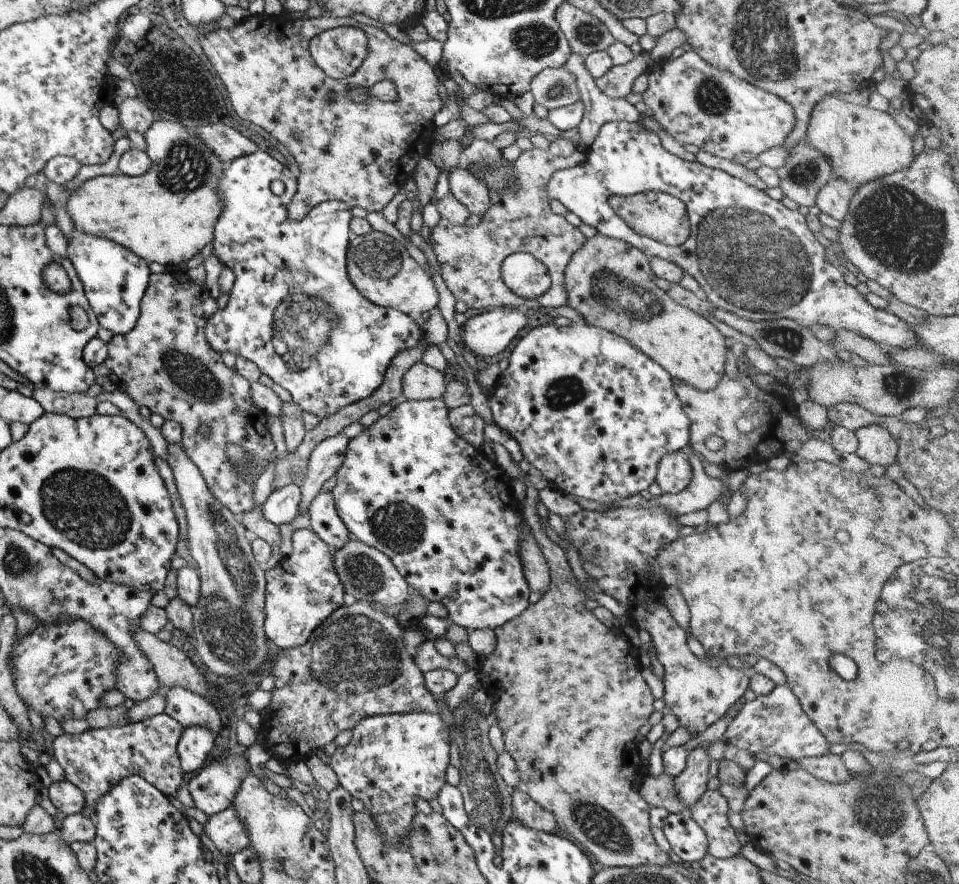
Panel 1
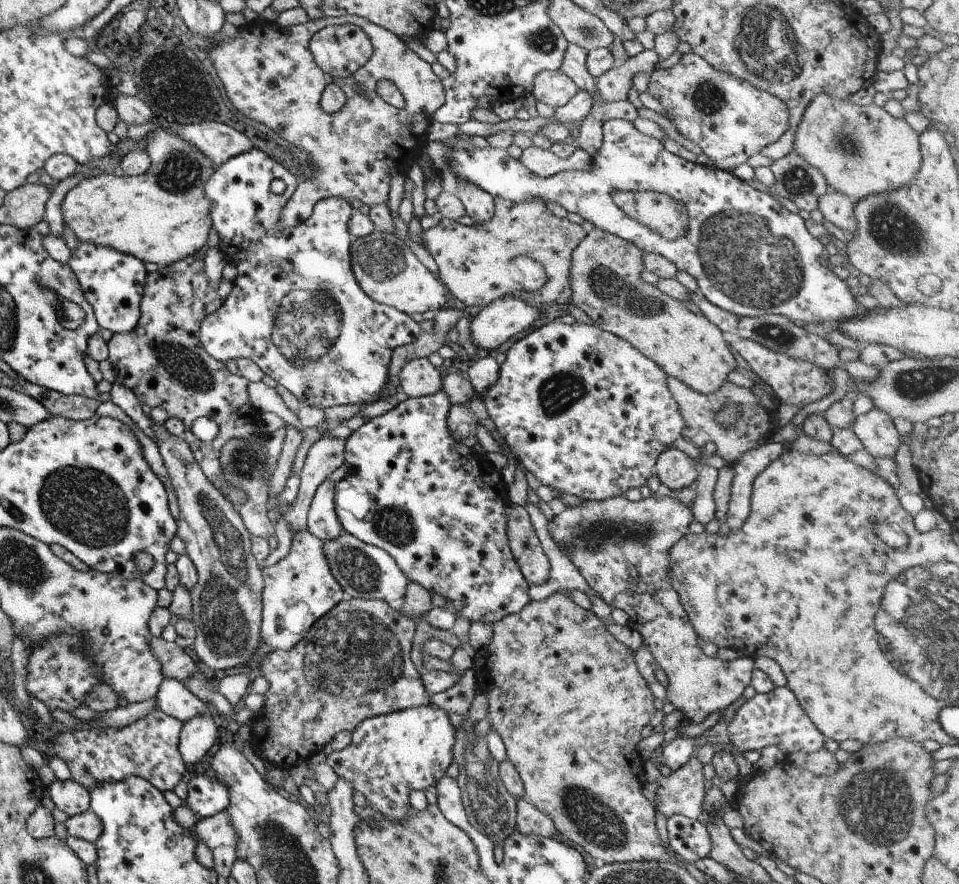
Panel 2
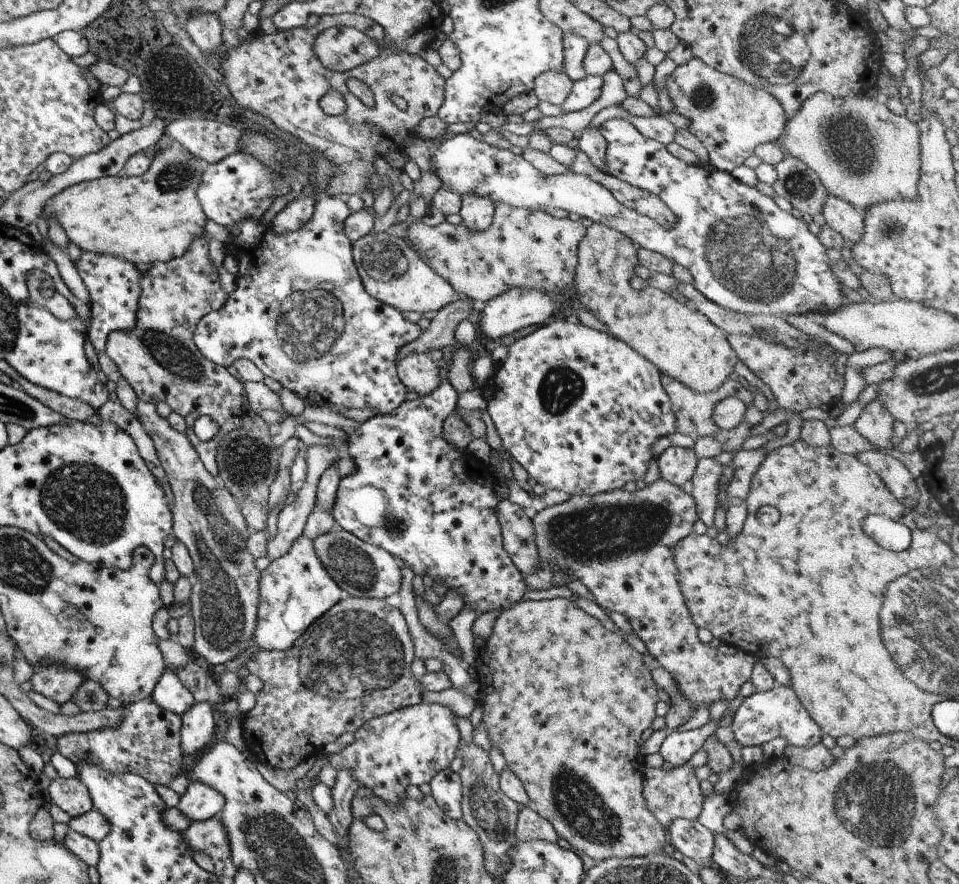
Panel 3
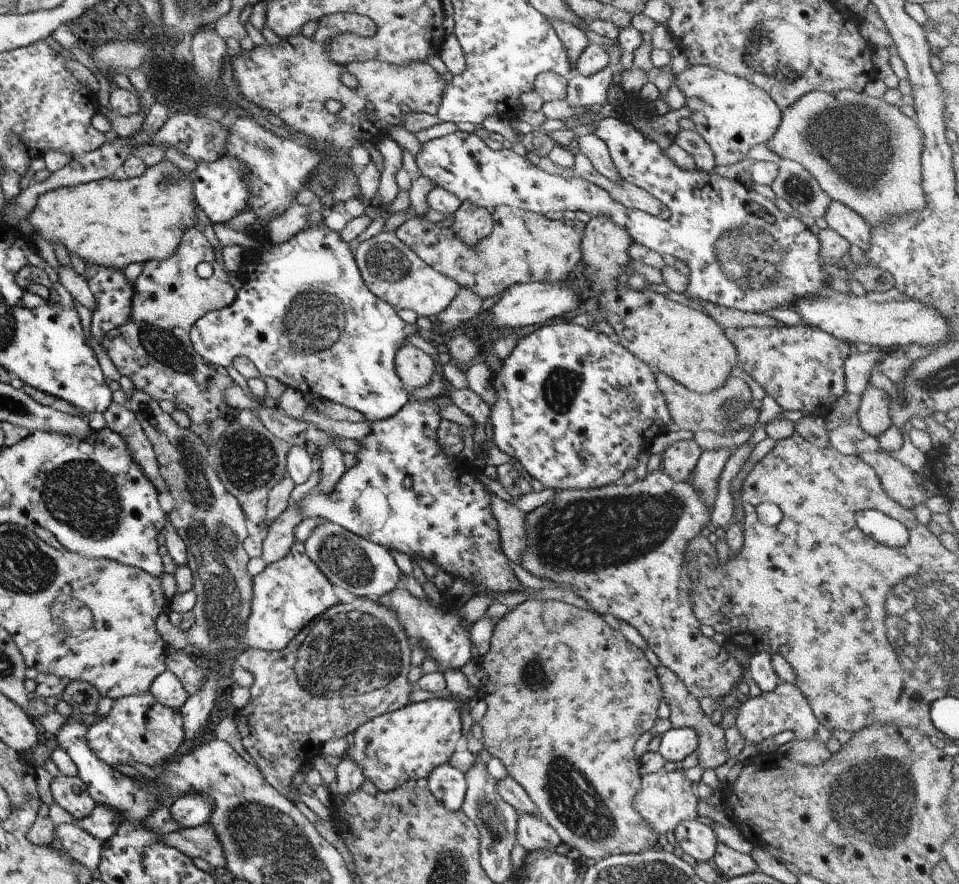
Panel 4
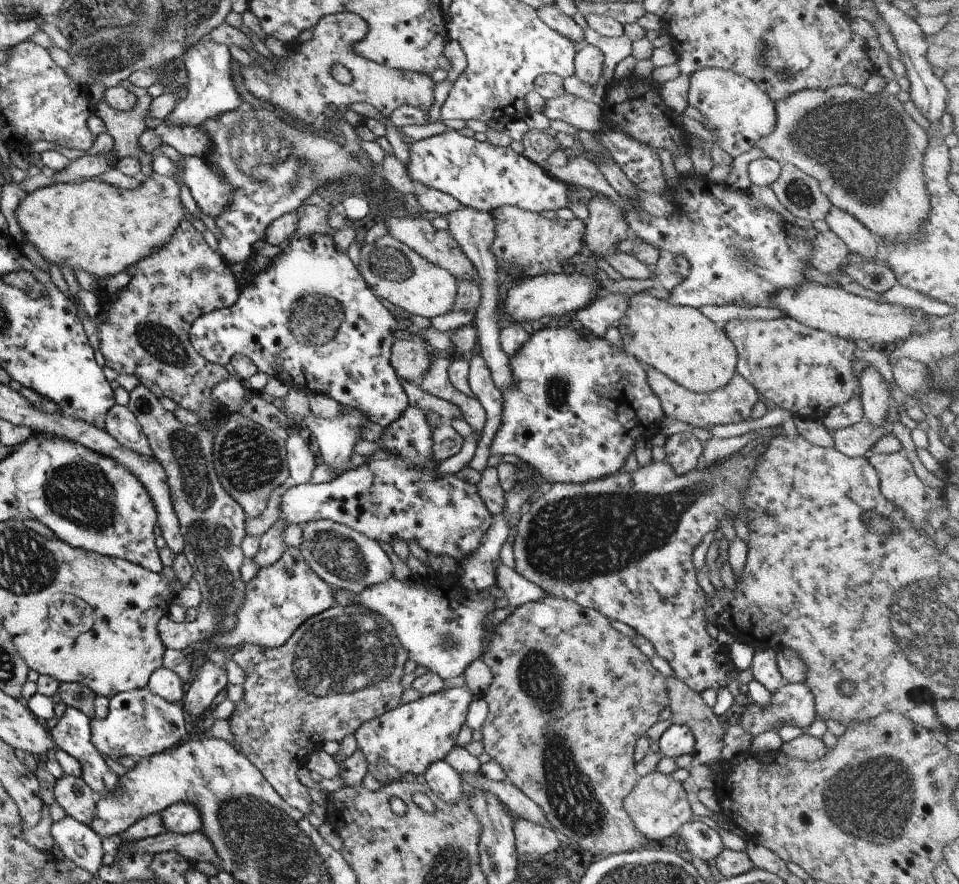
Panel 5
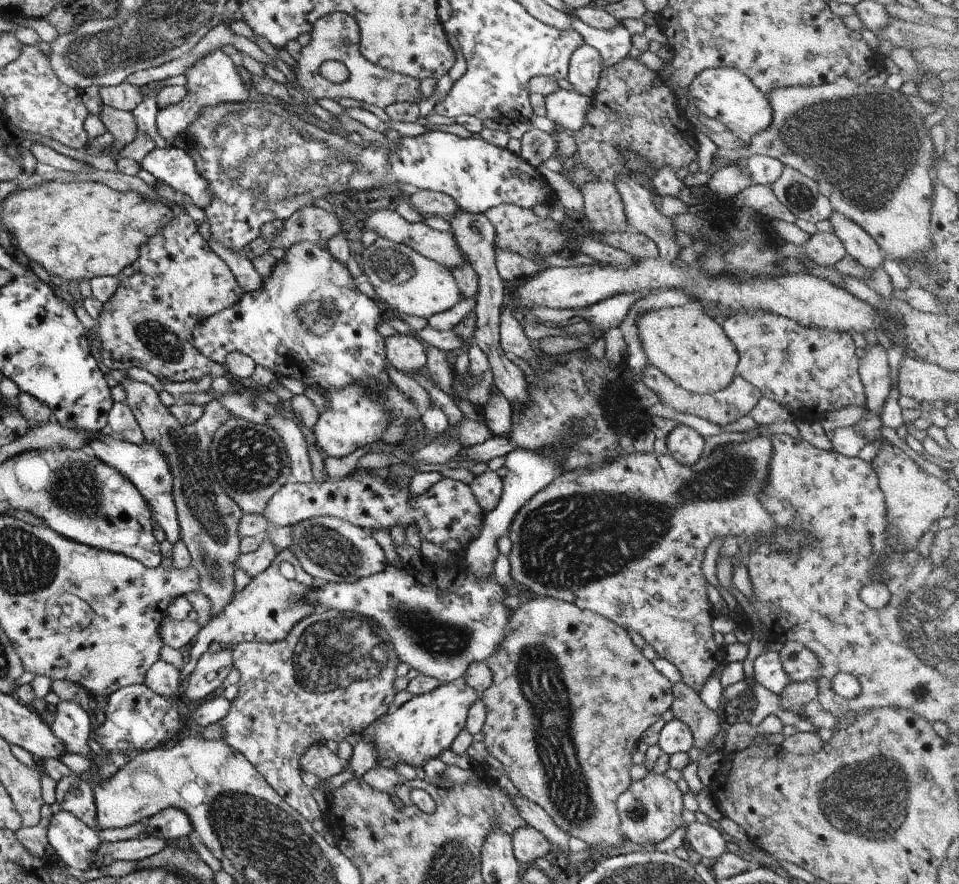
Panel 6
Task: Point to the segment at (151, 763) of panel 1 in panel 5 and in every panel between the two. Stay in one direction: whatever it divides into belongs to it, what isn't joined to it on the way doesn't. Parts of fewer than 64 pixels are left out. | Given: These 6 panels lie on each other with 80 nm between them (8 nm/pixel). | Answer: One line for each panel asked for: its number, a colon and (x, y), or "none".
2: (147, 748)
3: (147, 741)
4: (138, 728)
5: (139, 724)

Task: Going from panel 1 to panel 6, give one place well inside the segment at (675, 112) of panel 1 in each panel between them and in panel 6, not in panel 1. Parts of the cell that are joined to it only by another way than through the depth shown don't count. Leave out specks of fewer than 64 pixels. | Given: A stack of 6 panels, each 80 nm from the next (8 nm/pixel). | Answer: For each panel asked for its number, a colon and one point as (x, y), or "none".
2: (728, 119)
3: (732, 119)
4: (731, 115)
5: (733, 109)
6: (723, 93)

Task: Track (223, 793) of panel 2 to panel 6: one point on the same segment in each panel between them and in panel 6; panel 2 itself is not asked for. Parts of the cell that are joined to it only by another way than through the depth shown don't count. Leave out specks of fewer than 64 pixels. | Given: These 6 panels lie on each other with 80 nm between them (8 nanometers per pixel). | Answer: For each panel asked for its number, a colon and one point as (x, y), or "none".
3: (199, 802)
4: (190, 810)
5: (179, 817)
6: (171, 823)

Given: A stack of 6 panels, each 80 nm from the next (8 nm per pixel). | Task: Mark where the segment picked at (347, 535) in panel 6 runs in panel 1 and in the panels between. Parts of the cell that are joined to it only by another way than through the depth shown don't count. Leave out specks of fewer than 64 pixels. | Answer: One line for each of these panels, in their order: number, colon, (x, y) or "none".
1: (366, 574)
2: (363, 571)
3: (361, 569)
4: (365, 569)
5: (345, 559)

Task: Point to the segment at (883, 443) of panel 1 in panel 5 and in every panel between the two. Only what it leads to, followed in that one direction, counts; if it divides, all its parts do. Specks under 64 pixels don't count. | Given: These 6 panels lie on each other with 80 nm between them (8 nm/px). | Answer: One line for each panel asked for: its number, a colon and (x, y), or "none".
2: (874, 429)
3: (874, 424)
4: (871, 415)
5: (873, 397)

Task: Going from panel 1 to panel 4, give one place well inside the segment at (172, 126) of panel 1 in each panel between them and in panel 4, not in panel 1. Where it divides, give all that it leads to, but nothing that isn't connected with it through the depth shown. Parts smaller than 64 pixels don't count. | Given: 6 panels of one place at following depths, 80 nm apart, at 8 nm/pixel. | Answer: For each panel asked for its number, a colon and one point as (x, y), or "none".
2: (162, 216)
3: (153, 217)
4: (112, 223)

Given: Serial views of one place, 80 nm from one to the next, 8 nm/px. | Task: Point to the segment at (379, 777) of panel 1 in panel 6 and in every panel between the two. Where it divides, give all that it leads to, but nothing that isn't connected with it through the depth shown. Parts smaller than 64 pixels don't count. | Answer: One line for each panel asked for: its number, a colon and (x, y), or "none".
2: (388, 755)
3: (410, 745)
4: (389, 749)
5: (408, 738)
6: (418, 730)

